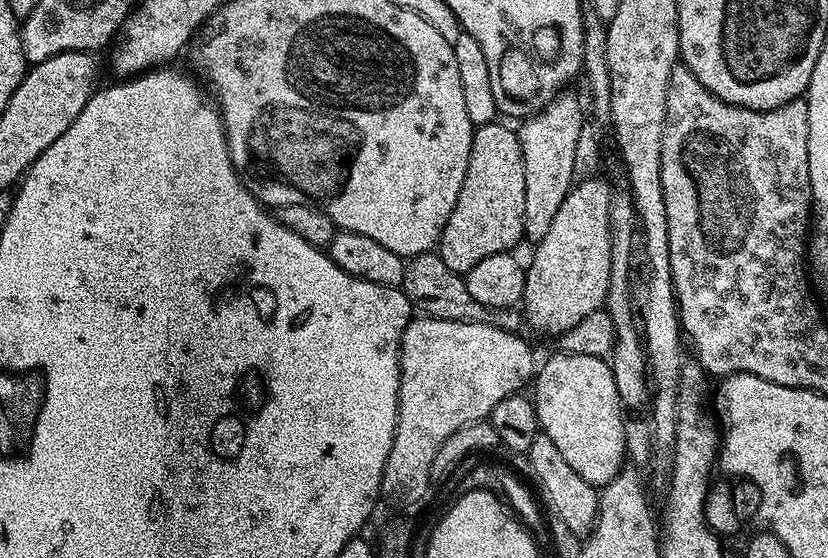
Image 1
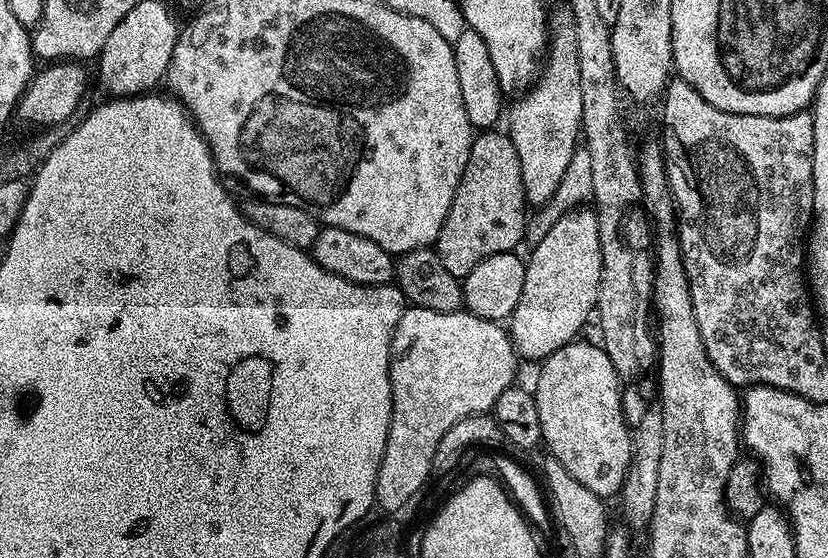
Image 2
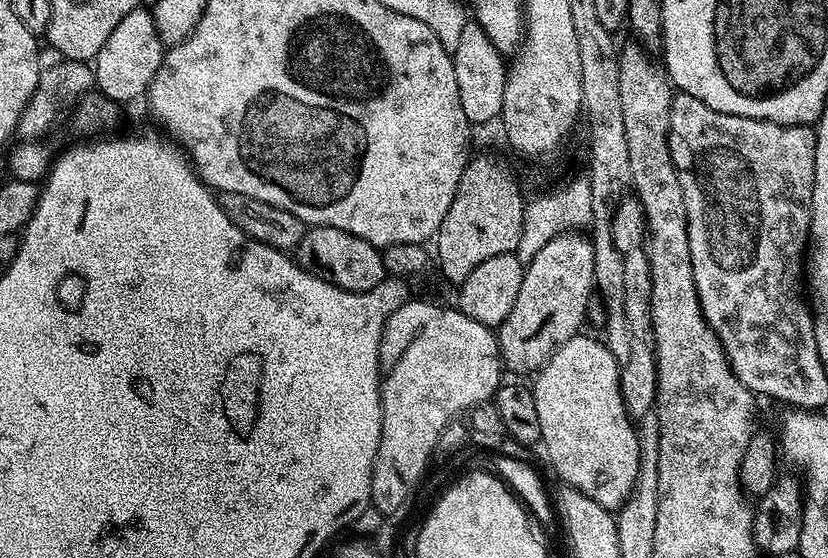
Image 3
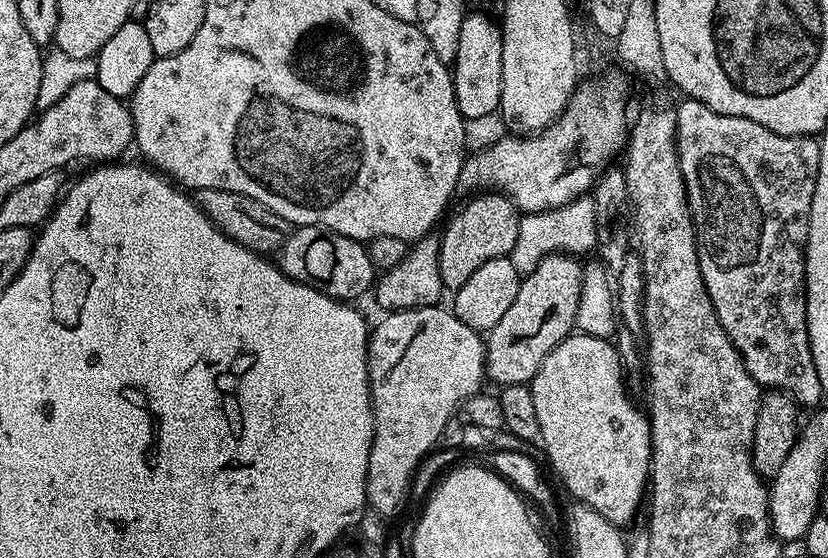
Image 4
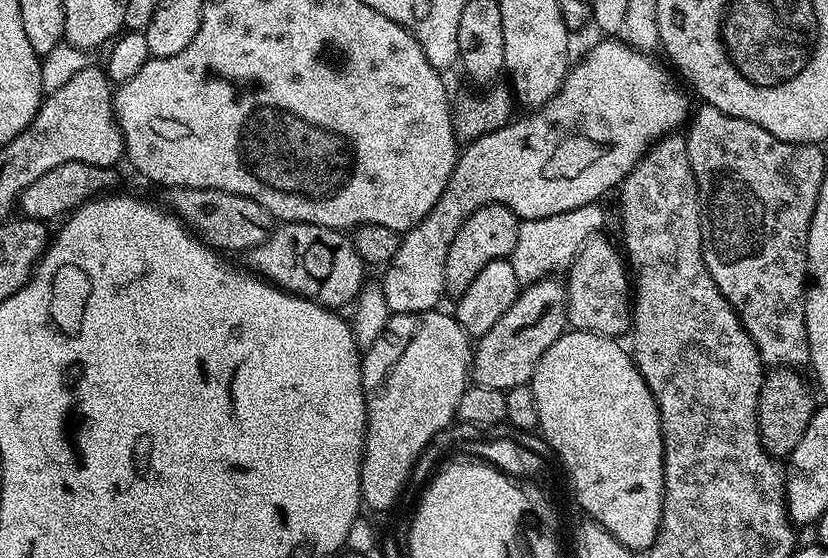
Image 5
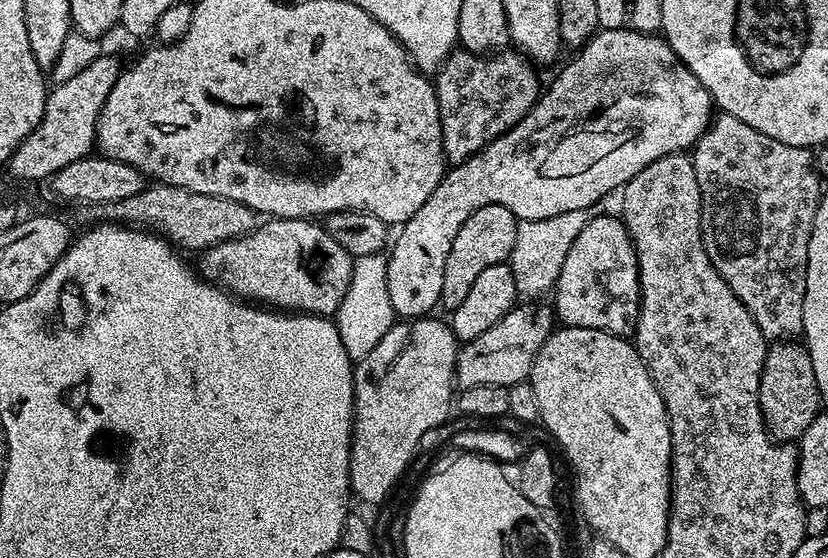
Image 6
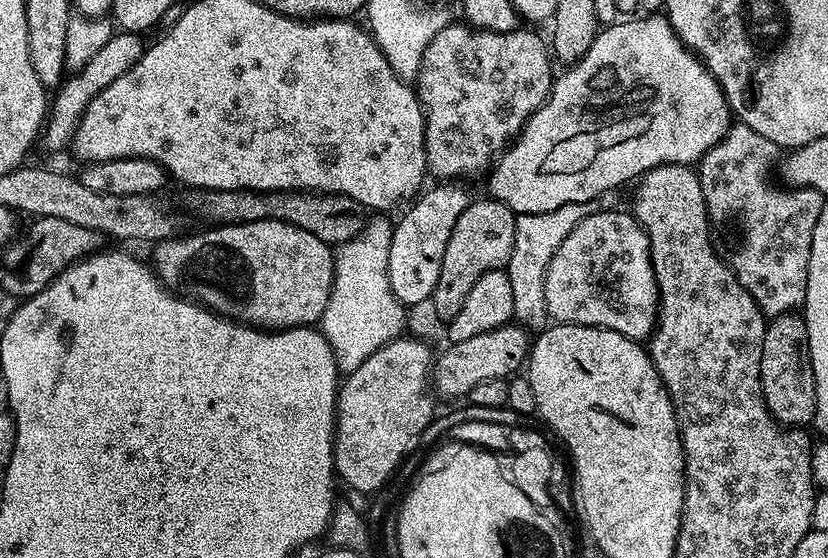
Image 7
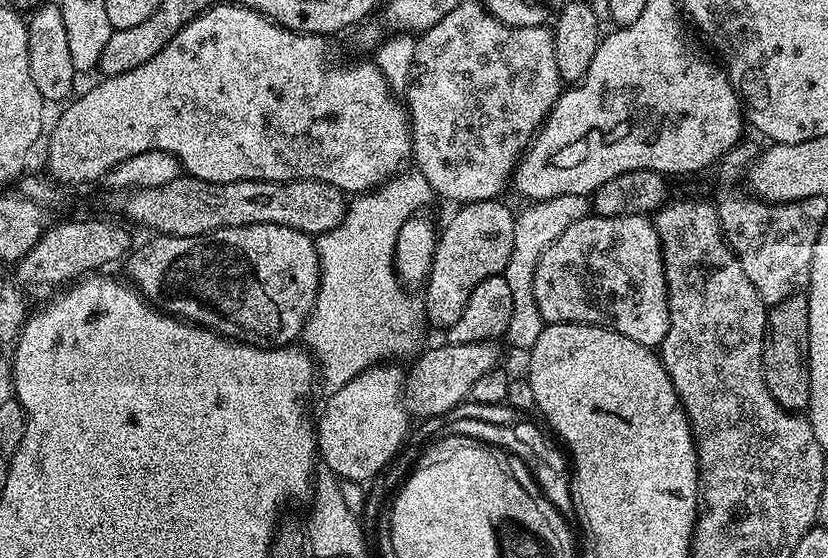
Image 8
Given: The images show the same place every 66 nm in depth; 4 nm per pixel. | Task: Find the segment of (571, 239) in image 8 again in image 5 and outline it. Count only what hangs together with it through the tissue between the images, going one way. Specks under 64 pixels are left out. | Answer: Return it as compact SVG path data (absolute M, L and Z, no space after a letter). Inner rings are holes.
M604 234L591 236L566 269L568 323L575 331L620 338L631 329L630 272L621 249L616 248Z

